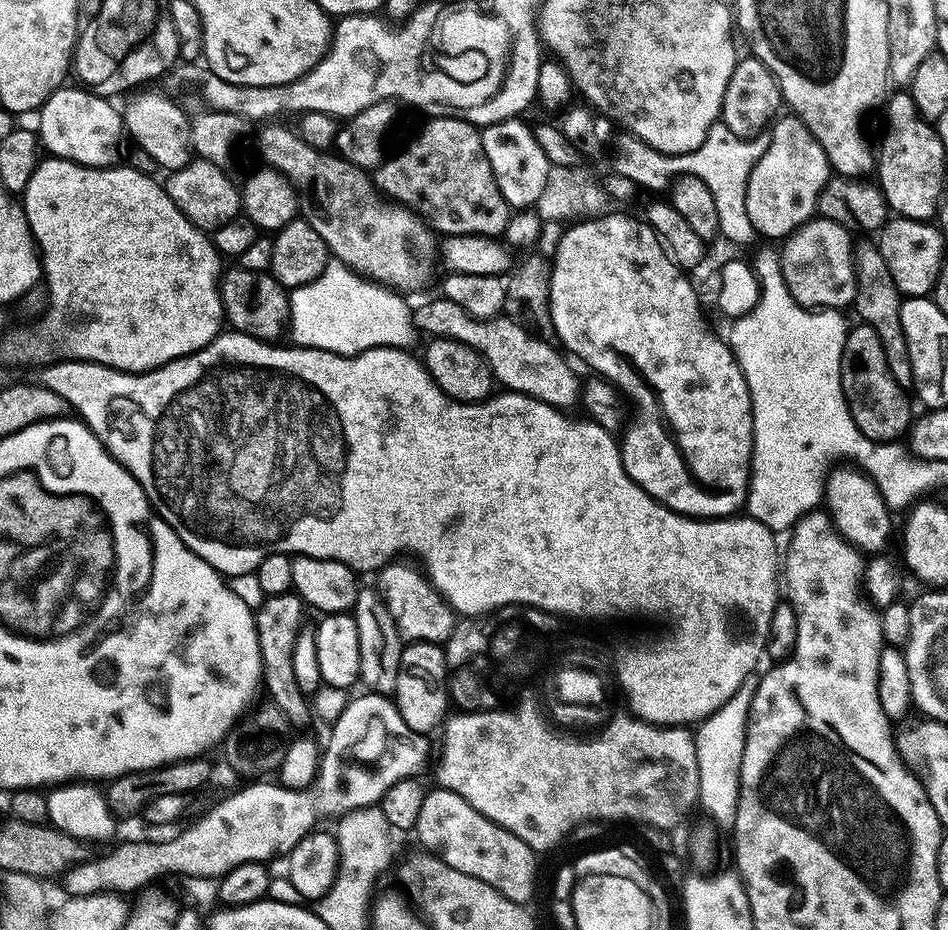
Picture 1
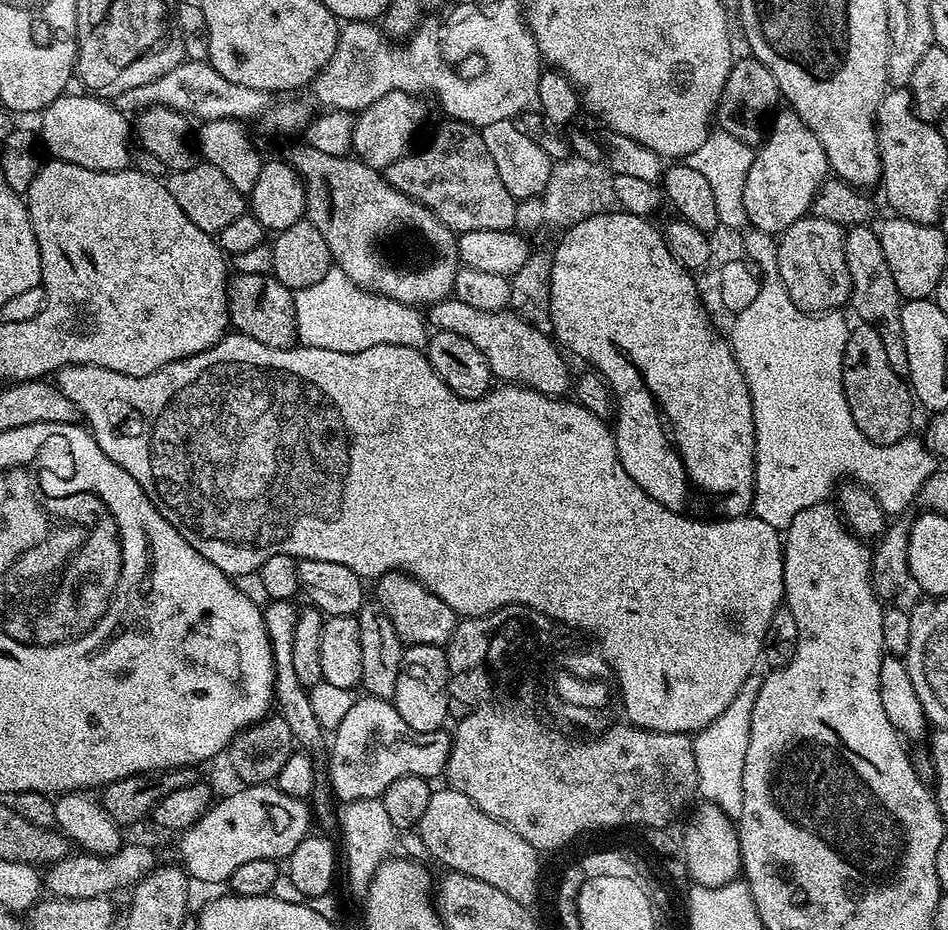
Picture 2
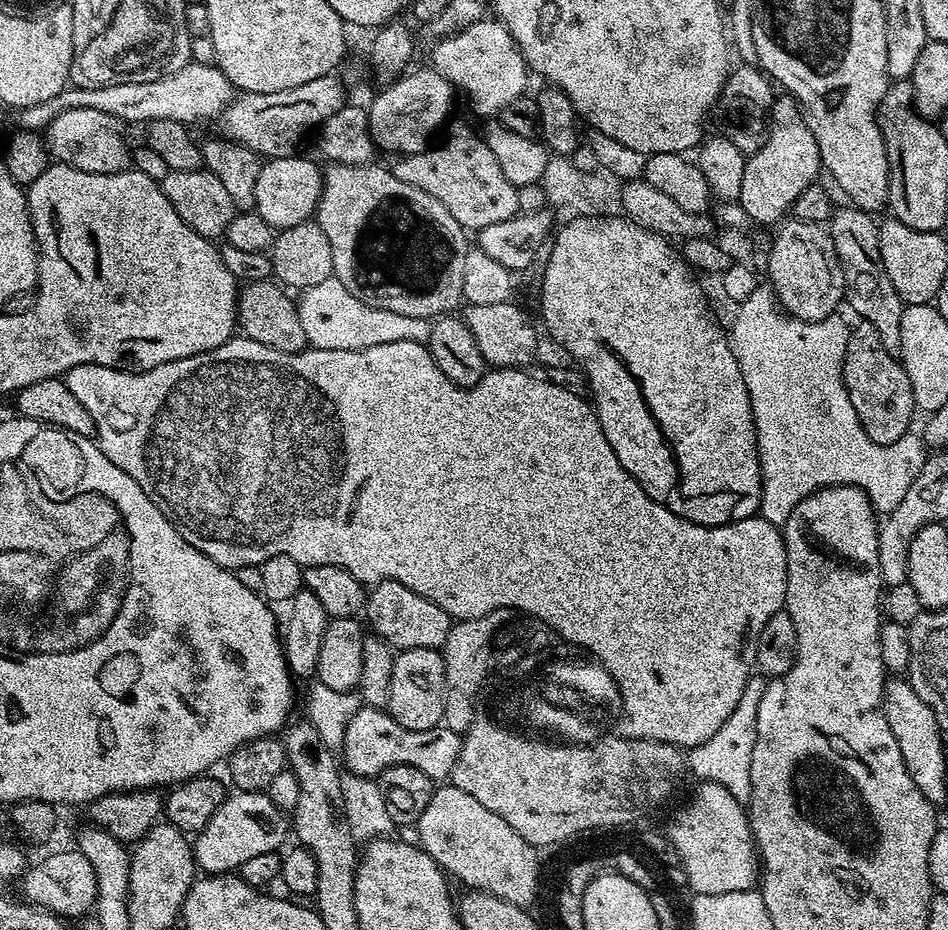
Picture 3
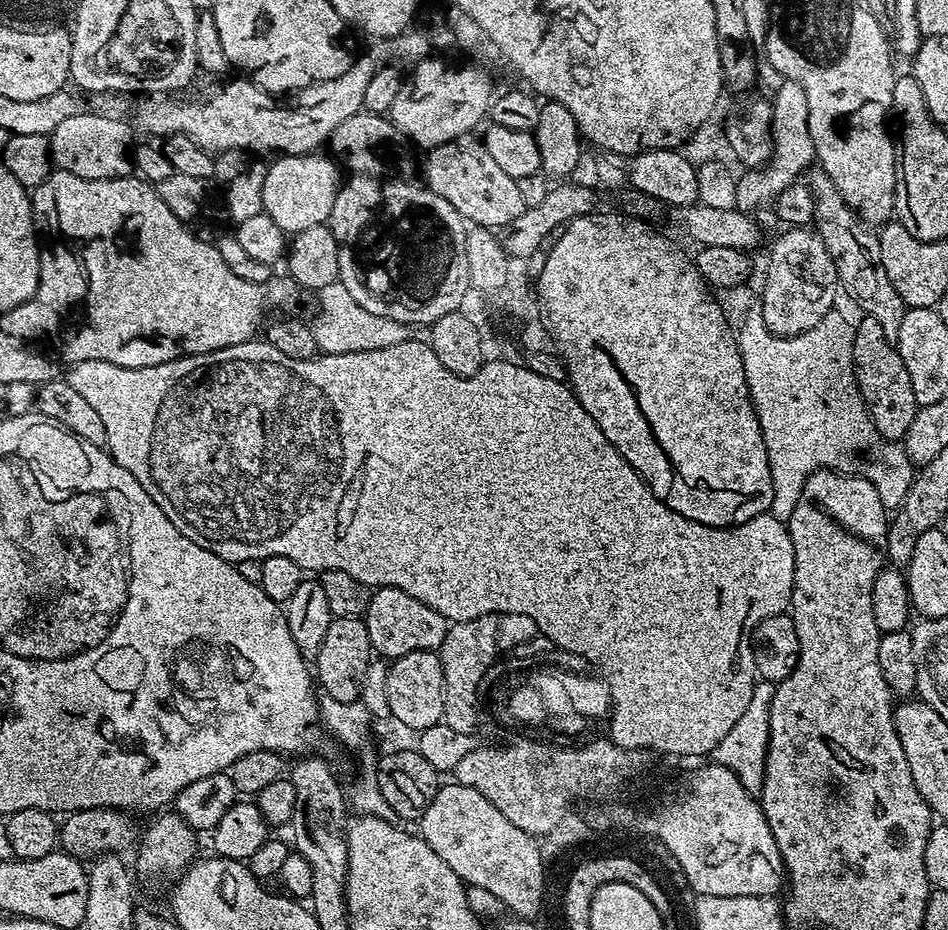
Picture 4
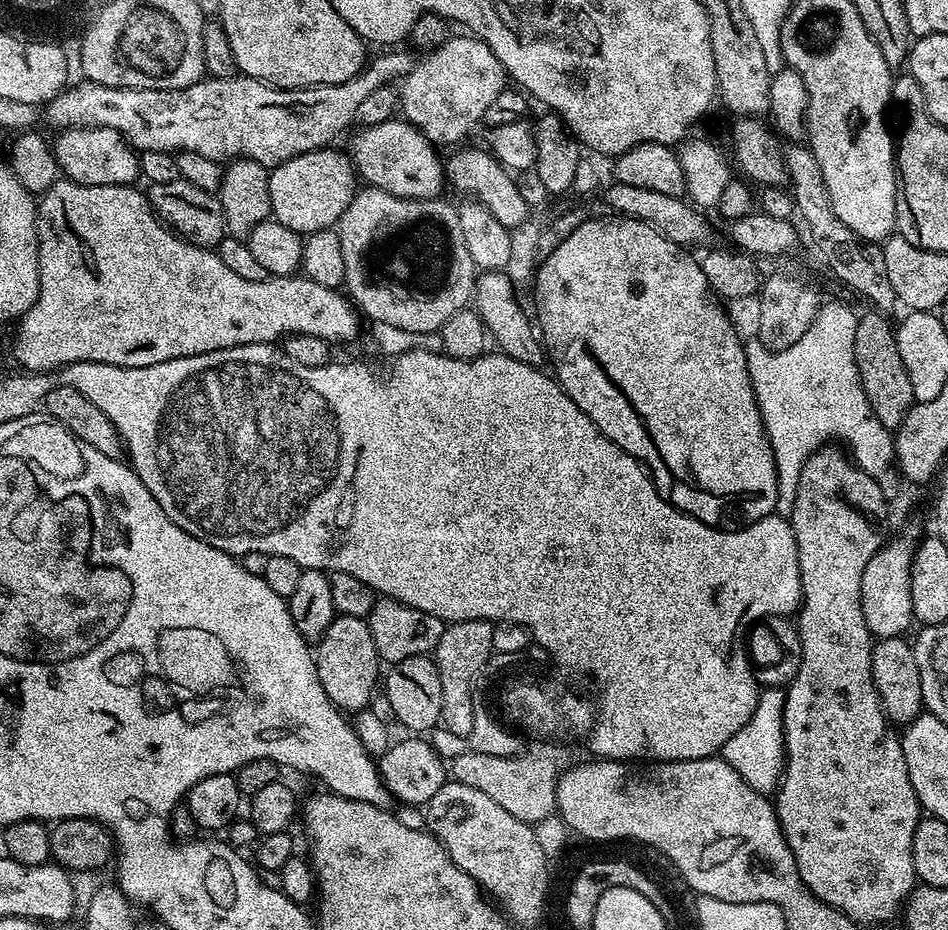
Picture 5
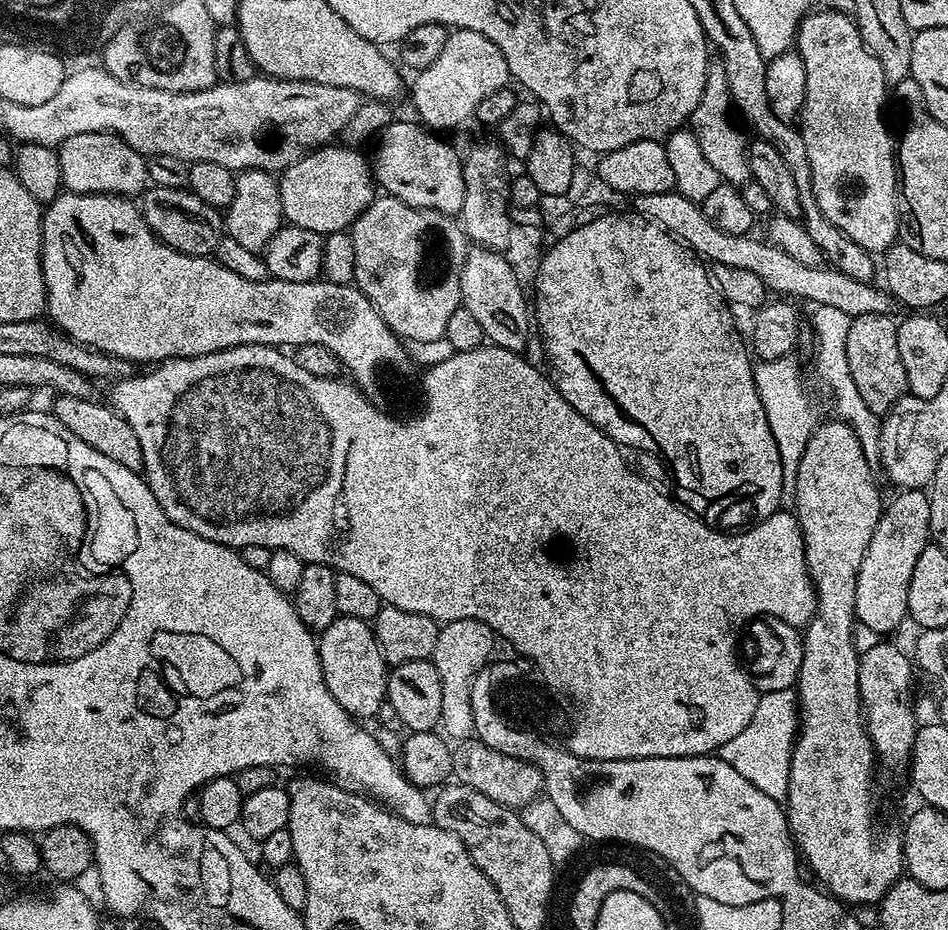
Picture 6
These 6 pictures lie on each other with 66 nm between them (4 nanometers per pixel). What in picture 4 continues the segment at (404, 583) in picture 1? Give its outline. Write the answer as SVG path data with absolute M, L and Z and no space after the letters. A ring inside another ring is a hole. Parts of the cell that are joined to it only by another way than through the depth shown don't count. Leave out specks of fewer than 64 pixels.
M397 588L375 589L362 619L366 634L370 634L373 653L389 661L415 652L436 652L442 646L450 627L450 621L438 614L438 610L430 610L426 602L418 602L418 598Z

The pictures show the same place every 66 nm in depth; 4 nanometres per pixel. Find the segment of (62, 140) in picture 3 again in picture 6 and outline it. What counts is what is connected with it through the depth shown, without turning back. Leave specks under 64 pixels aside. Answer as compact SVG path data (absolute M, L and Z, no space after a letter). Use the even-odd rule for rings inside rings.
M112 132L74 134L74 138L66 138L58 149L58 166L60 183L70 192L110 192L132 198L143 193L149 183L147 159Z

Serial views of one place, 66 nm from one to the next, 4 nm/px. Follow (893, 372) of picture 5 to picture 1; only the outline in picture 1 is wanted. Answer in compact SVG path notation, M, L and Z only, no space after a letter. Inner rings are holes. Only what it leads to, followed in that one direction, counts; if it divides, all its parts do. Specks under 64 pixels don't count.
M860 322L857 325L857 328L856 325L849 327L846 346L842 350L840 389L858 430L862 430L866 438L881 442L899 441L914 419L914 411L908 405L909 393L900 388L898 382L894 382L894 374L890 374L882 338L878 338L878 333L869 324Z

